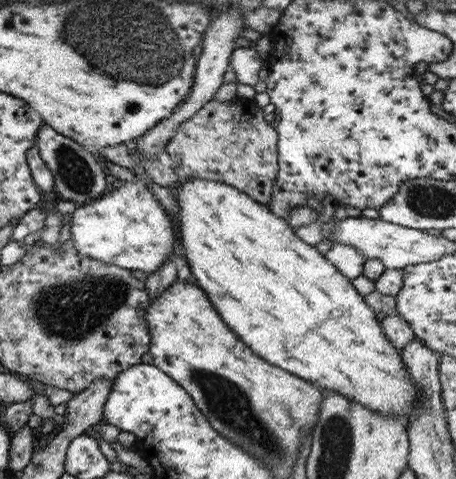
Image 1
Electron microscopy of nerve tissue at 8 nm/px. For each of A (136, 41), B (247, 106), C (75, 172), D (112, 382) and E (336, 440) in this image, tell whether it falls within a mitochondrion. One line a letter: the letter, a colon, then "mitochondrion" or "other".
A: mitochondrion
B: other
C: mitochondrion
D: other
E: mitochondrion

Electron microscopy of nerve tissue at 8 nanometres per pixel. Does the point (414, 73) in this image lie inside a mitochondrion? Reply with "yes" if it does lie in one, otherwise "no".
no

